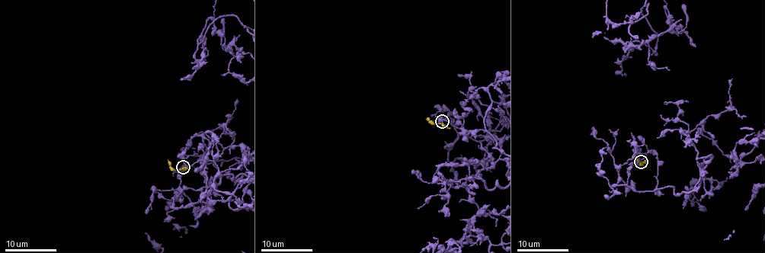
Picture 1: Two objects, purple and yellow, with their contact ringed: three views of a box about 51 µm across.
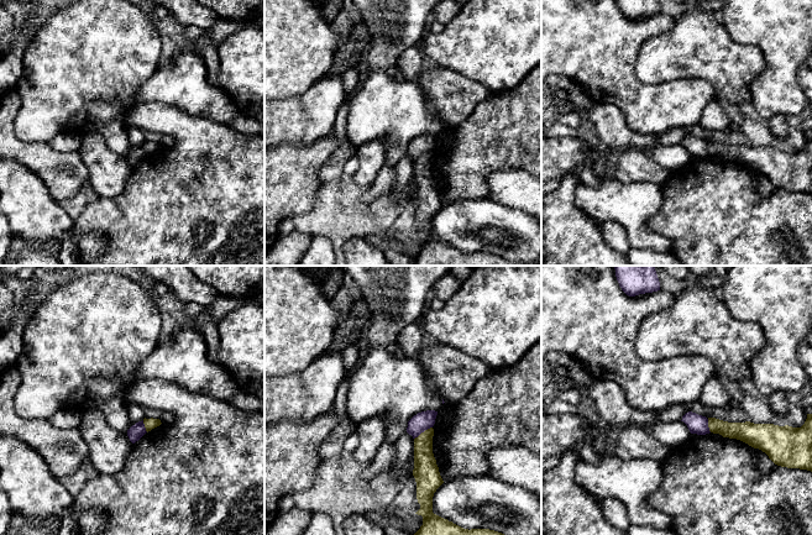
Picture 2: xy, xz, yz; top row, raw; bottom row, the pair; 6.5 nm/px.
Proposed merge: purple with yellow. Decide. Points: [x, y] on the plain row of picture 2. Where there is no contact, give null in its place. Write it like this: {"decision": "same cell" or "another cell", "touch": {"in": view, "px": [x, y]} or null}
{"decision": "another cell", "touch": {"in": "xz", "px": [423, 155]}}

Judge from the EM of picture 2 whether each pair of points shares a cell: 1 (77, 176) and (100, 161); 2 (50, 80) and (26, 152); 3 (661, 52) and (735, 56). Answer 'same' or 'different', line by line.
1: different
2: different
3: same

